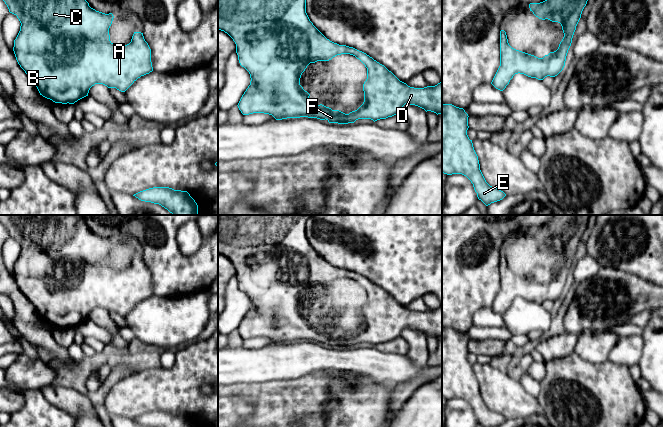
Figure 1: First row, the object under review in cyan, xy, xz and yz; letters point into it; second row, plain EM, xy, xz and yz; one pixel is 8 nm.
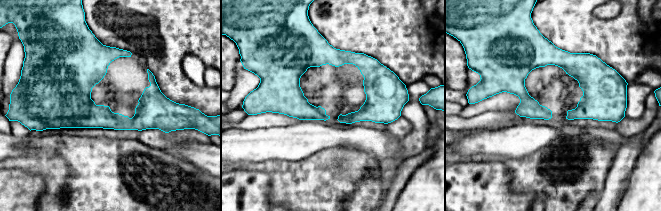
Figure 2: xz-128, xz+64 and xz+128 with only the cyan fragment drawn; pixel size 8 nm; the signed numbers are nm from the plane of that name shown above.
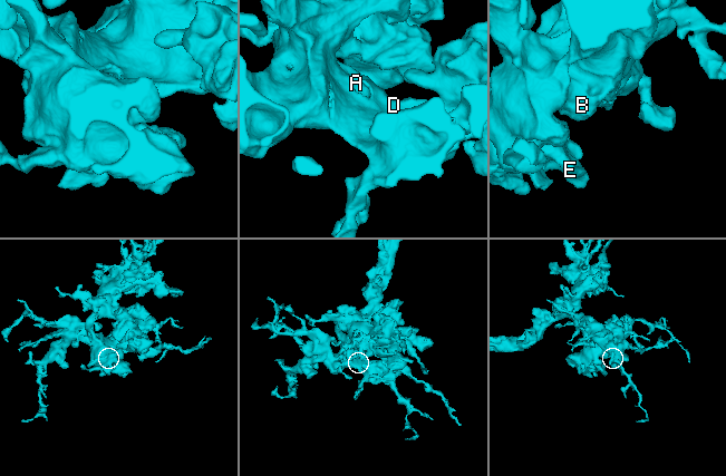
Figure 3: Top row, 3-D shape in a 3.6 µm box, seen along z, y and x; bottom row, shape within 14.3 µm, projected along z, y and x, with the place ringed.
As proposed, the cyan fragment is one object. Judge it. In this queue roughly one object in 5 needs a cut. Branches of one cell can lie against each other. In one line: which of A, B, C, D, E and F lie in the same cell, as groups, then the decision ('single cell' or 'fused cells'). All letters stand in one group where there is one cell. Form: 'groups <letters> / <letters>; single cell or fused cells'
groups A B C D E F; single cell

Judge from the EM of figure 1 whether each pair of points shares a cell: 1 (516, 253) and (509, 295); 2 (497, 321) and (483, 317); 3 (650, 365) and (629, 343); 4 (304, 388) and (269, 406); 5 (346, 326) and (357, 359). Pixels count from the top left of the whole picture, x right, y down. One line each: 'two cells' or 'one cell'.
1: one cell
2: one cell
3: two cells
4: one cell
5: two cells

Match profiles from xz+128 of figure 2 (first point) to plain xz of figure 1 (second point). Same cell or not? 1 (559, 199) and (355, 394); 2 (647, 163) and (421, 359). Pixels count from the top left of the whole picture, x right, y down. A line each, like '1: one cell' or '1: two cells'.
1: two cells
2: two cells

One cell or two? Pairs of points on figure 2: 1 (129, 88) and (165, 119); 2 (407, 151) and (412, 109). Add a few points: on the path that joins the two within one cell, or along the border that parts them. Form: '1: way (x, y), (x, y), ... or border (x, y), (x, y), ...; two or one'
1: way (139, 93), (144, 95), (144, 98), (155, 109); one
2: way (415, 141), (417, 138), (417, 119); one

